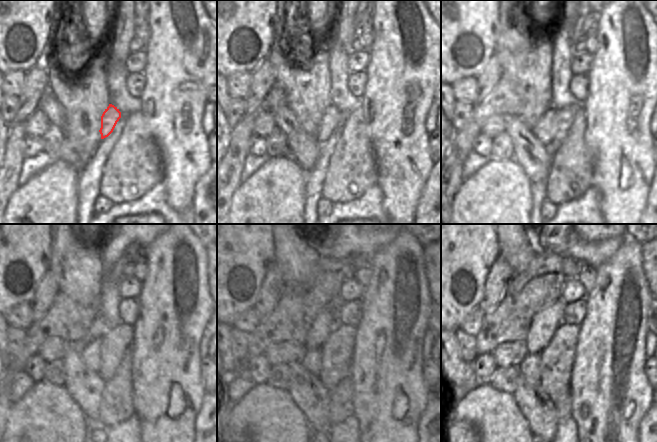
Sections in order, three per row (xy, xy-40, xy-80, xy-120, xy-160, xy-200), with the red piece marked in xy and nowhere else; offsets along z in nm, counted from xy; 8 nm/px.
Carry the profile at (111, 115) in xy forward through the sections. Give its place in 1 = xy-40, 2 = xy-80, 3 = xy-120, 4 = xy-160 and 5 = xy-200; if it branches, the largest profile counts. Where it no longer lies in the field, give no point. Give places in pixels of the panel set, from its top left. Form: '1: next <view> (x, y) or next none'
1: next xy-40 (330, 117)
2: next xy-80 (545, 128)
3: next xy-120 (91, 355)
4: next xy-160 (311, 361)
5: next xy-200 (530, 368)

